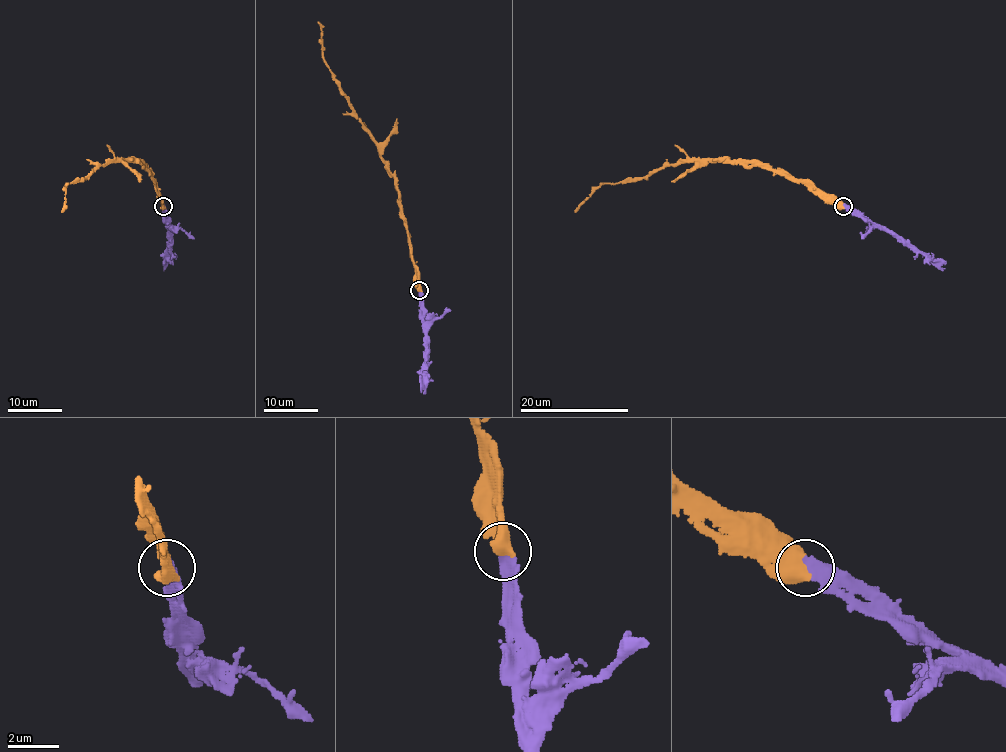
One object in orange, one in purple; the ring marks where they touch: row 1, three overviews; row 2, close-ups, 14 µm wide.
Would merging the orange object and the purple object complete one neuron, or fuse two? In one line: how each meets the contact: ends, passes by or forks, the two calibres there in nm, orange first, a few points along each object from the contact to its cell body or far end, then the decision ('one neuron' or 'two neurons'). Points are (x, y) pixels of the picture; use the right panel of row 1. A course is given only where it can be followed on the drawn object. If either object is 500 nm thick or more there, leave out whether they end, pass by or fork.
700 nm thick on the orange side, 440 nm on the other; orange runs (843, 206), (827, 203), (802, 183), (758, 165), (698, 161), (669, 164), (644, 178), (601, 183), (574, 212); purple runs (843, 206), (851, 206), (931, 256), (945, 269); one neuron

